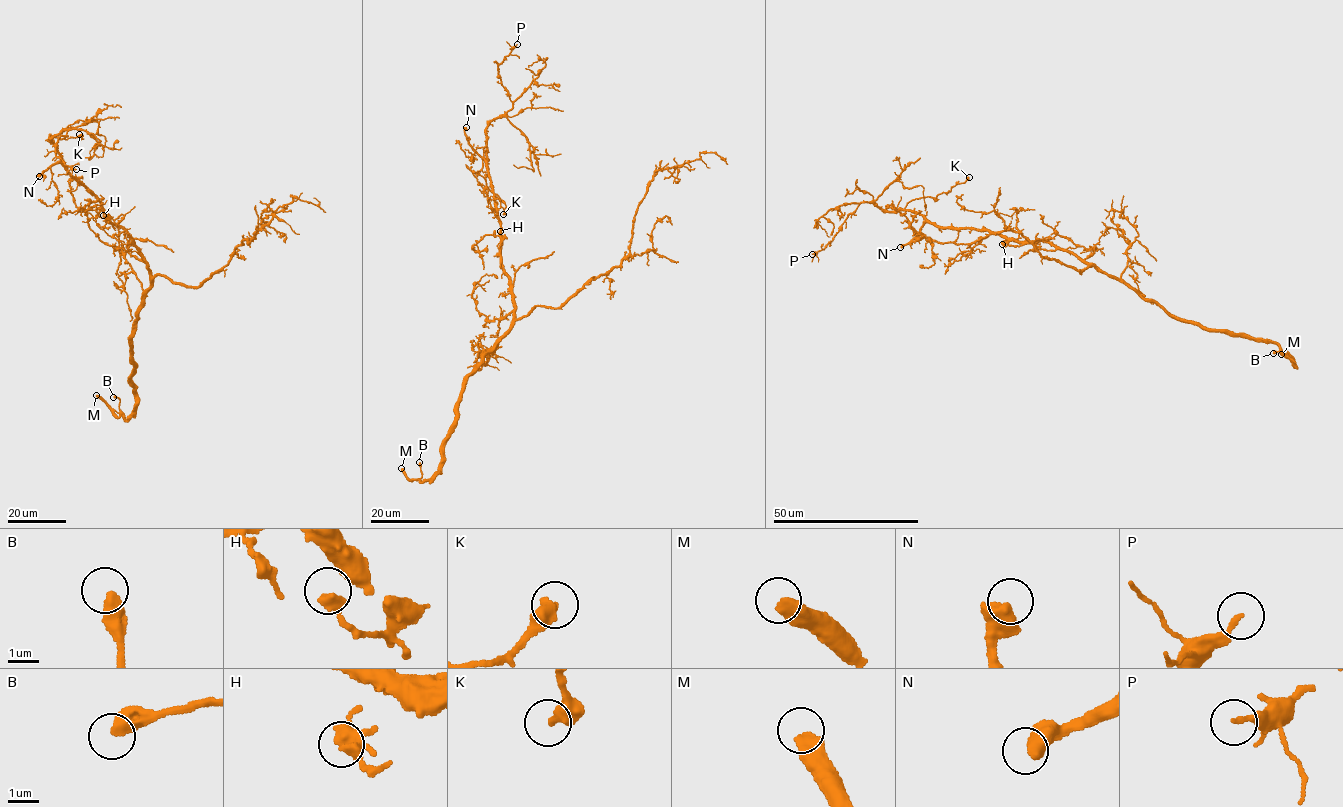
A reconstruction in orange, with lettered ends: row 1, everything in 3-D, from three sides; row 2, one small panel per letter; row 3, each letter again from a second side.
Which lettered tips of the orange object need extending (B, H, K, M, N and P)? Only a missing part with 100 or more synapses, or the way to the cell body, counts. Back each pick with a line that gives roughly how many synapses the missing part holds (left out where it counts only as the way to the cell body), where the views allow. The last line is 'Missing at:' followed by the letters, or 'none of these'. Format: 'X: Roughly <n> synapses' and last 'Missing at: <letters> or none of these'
M: Roughly 2500 synapses
N: Roughly 130 synapses
Missing at: M, N

